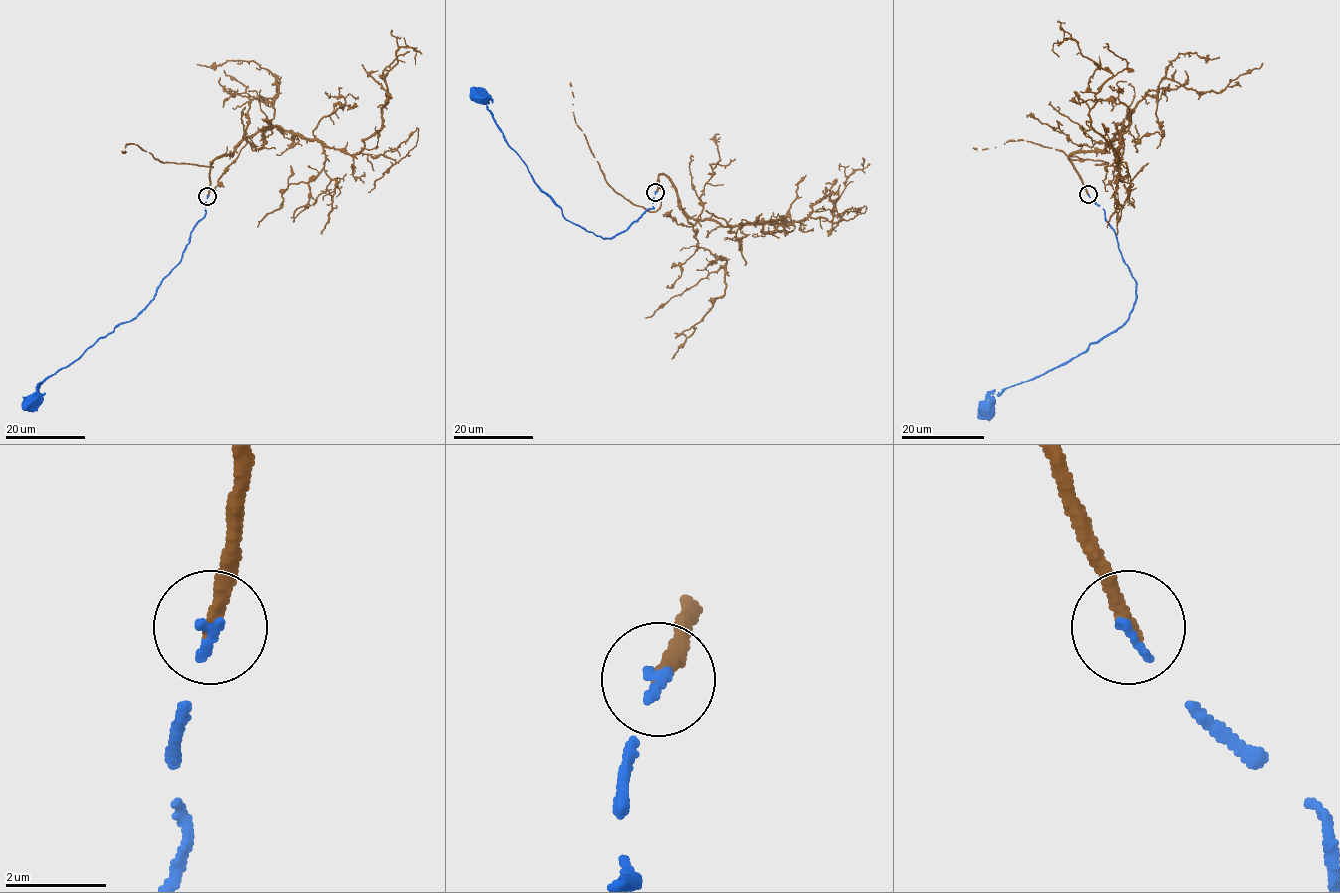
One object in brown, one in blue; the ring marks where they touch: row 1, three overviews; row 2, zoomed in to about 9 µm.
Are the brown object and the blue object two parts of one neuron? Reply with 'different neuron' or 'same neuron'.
different neuron

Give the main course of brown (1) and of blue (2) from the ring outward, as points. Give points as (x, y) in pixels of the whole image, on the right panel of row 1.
1: (1088, 194), (1069, 156), (1102, 150), (1123, 121), (1117, 150), (1089, 110), (1112, 74), (1068, 38), (1059, 57)
2: (1088, 194), (1104, 210), (1136, 282), (1134, 308), (1113, 333), (1077, 357), (993, 393), (986, 408)

